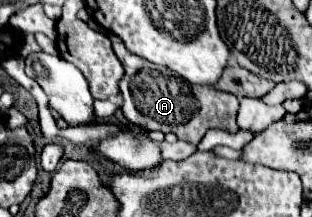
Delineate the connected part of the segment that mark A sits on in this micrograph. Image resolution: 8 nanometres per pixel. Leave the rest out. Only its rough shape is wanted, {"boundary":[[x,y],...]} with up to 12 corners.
{"boundary":[[107,34],[123,114],[197,144],[235,134],[239,100],[155,66]]}

